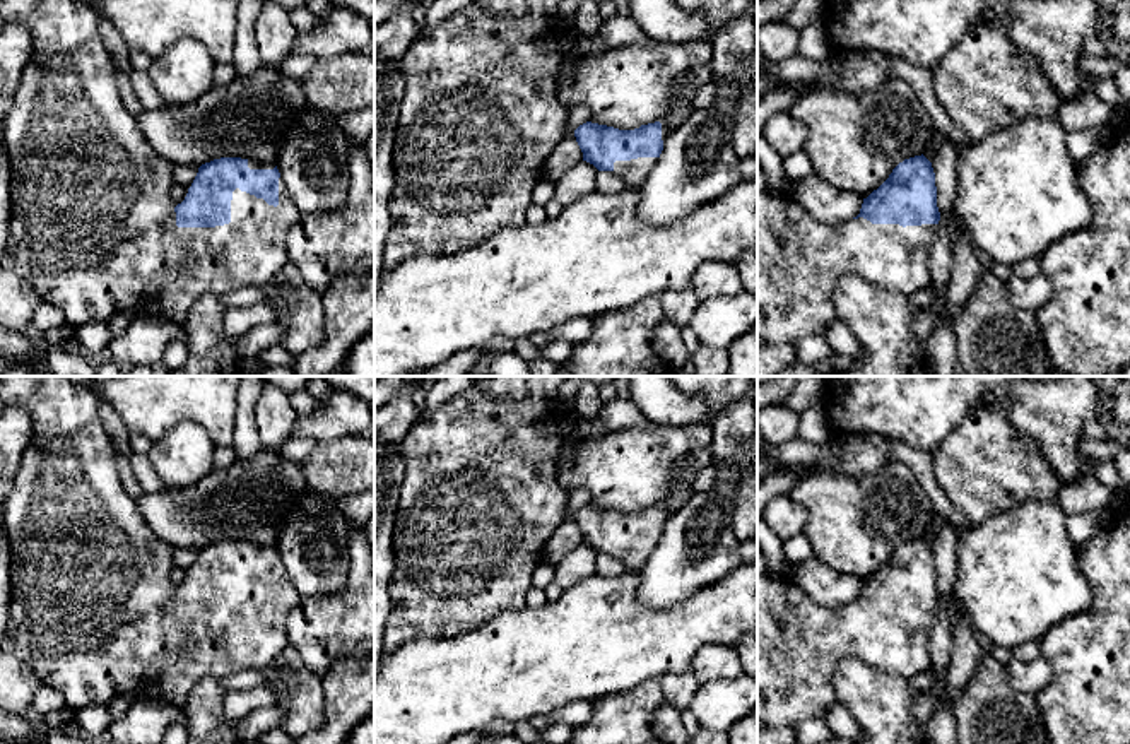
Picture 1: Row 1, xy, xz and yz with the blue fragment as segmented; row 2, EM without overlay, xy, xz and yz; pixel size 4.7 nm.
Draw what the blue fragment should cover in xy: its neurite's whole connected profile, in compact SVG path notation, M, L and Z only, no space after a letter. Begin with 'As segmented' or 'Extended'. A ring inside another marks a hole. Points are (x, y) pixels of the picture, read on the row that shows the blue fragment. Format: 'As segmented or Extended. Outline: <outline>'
Extended. Outline: M0 0L0 17L5 24L10 21L24 22L32 36L32 55L22 70L12 108L3 118L3 139L10 159L12 221L7 248L0 255L0 267L29 282L44 303L56 306L65 315L70 327L77 328L92 322L108 322L115 315L125 313L164 318L183 328L197 298L203 294L221 296L246 286L263 287L289 262L287 233L299 221L301 212L275 164L241 157L214 159L198 168L185 200L178 205L171 202L174 164L152 149L137 127L135 116L125 108L118 89L115 62L97 32L103 17L91 3L77 0Z

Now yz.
Extended. Outline: M921 154L899 162L889 178L863 198L860 214L846 222L827 224L814 219L792 195L757 192L757 376L778 376L797 357L803 337L824 335L838 320L834 286L843 275L860 275L877 289L913 294L930 284L930 255L940 212L932 162Z

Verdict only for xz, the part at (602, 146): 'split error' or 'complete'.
split error

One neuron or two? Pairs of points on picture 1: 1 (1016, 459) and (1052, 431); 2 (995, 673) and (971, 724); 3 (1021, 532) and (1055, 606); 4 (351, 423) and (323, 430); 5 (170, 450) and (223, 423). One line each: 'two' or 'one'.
1: two
2: one
3: one
4: one
5: two

